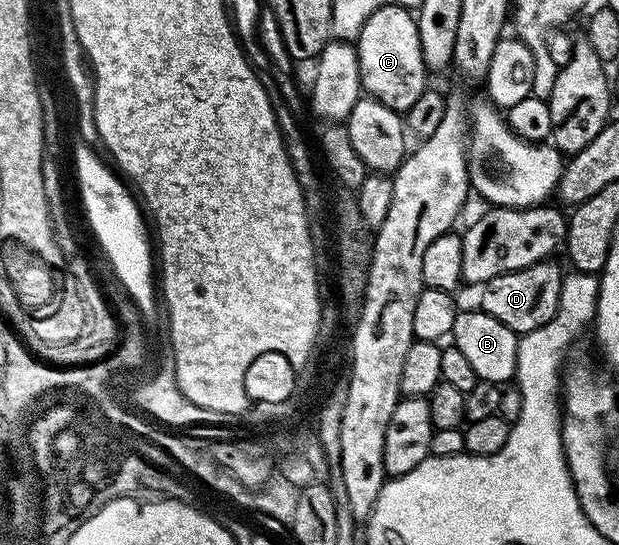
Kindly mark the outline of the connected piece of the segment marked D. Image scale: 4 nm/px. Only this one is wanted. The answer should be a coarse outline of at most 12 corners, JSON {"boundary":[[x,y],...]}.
{"boundary":[[555,260],[493,276],[478,305],[516,336],[549,324]]}

